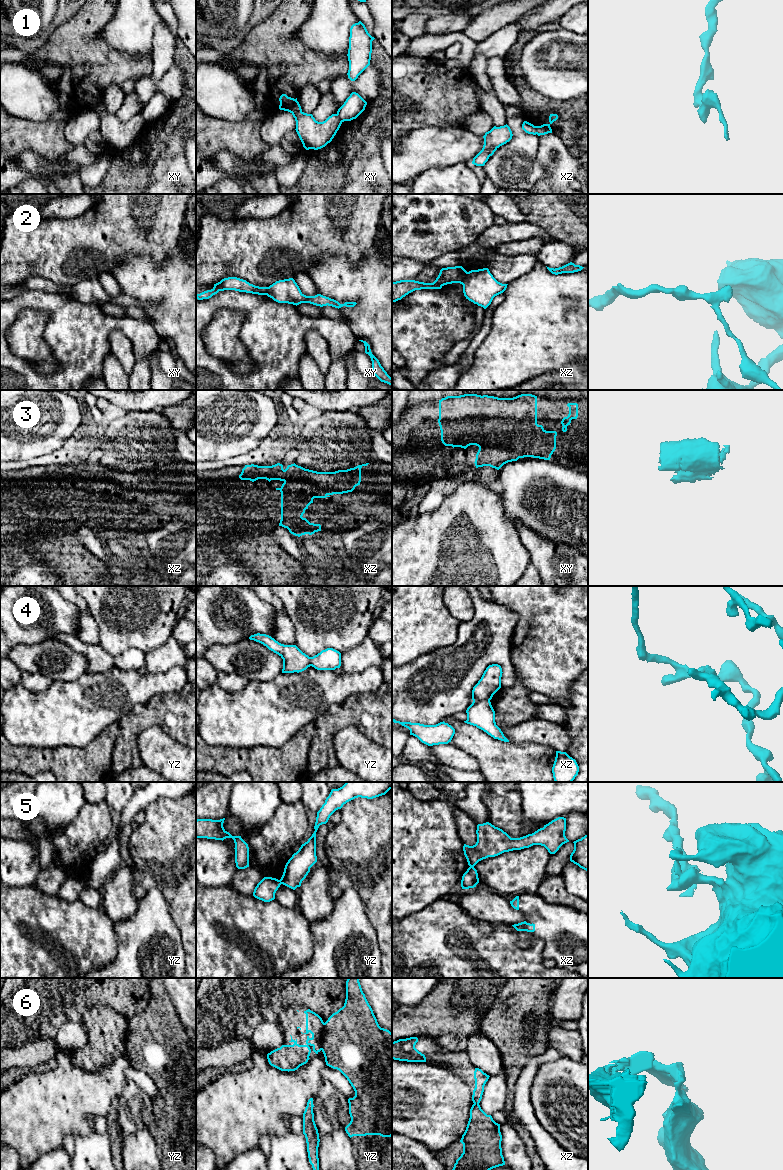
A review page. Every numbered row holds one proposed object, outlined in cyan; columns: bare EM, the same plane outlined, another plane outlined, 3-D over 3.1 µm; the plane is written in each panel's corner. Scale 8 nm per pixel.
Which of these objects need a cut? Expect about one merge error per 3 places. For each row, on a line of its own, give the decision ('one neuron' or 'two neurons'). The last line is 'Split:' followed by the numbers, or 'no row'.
1: two neurons
2: one neuron
3: one neuron
4: two neurons
5: two neurons
6: two neurons
Split: 1, 4, 5, 6

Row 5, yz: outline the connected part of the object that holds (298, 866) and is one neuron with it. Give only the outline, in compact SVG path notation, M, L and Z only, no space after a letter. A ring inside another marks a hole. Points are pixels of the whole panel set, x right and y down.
M346 782L342 787L332 789L317 812L314 833L286 863L280 879L281 884L293 890L301 886L310 868L317 862L316 832L320 825L328 822L336 810L355 798L373 799L385 795L390 789L392 789L392 782Z

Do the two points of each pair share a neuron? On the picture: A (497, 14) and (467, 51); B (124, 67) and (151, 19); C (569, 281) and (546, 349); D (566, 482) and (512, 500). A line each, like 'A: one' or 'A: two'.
A: two
B: two
C: one
D: one

